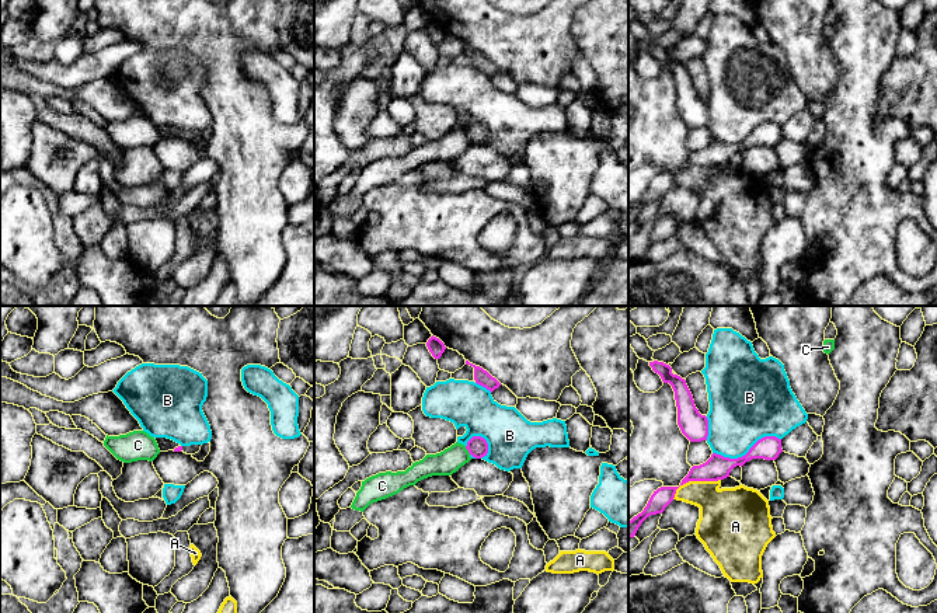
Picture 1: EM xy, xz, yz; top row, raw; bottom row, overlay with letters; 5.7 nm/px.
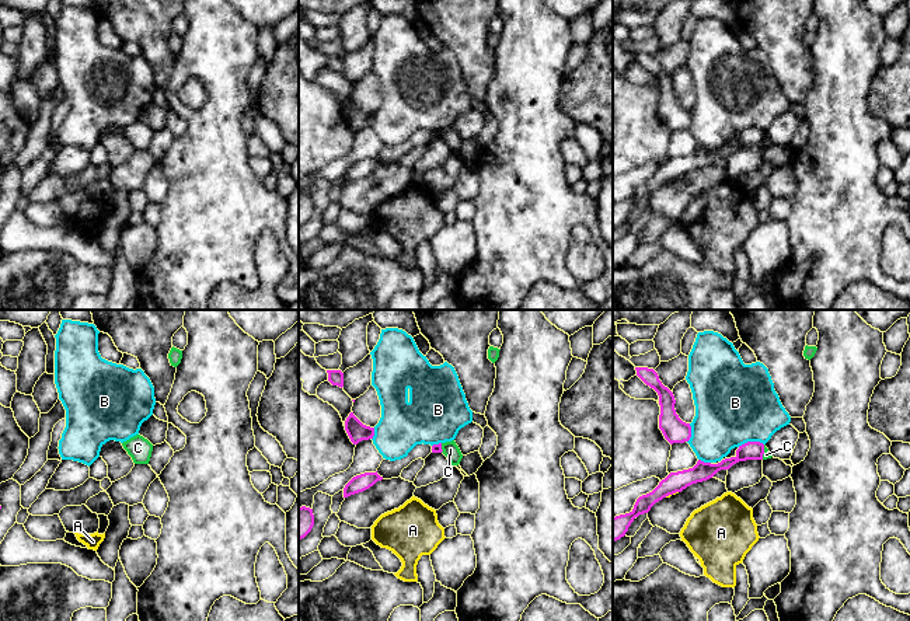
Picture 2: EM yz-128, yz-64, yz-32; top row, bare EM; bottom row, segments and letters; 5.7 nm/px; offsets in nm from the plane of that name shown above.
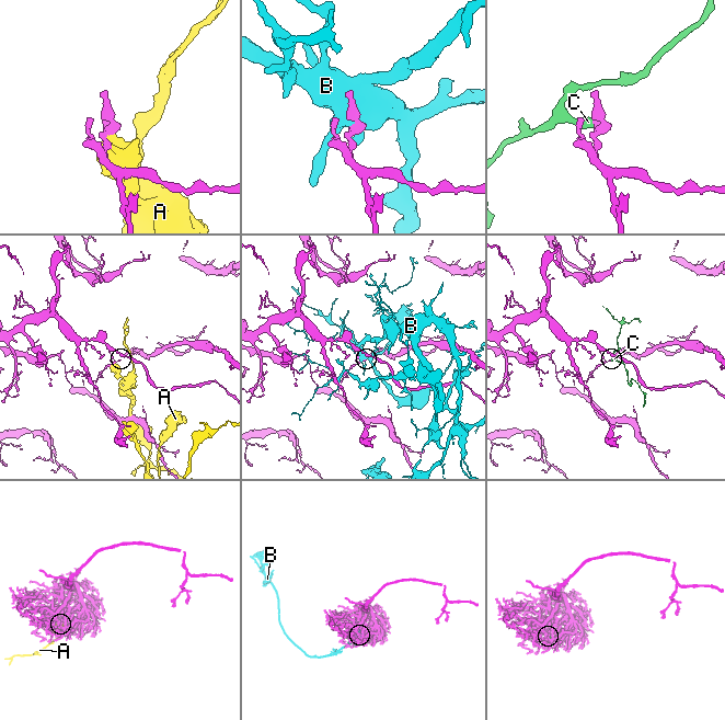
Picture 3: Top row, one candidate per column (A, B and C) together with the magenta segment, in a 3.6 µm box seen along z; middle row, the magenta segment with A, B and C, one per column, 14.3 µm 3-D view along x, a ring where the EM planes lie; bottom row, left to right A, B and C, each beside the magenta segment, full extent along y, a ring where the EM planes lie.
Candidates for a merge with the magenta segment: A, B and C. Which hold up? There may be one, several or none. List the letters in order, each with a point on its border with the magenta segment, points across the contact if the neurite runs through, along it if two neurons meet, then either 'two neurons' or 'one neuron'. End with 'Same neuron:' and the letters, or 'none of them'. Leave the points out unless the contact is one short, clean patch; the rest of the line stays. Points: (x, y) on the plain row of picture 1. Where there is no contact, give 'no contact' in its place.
A: meets magenta in yz at (693, 166); two neurons
B: meets magenta in yz at (748, 138); two neurons
C: meets magenta in xz at (467, 135); border along xz (464, 132), (470, 139); two neurons
Same neuron: none of them

